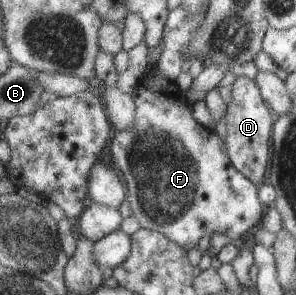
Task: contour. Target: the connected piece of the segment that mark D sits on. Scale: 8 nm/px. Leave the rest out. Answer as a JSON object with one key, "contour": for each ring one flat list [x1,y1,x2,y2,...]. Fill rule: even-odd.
{"contour":[[235,76,230,88,230,98,224,114,226,135,223,139,229,162,247,180,251,180,256,187,260,187,266,182,265,178,270,166,270,136,273,126,271,110,261,98,255,81,247,77]]}

